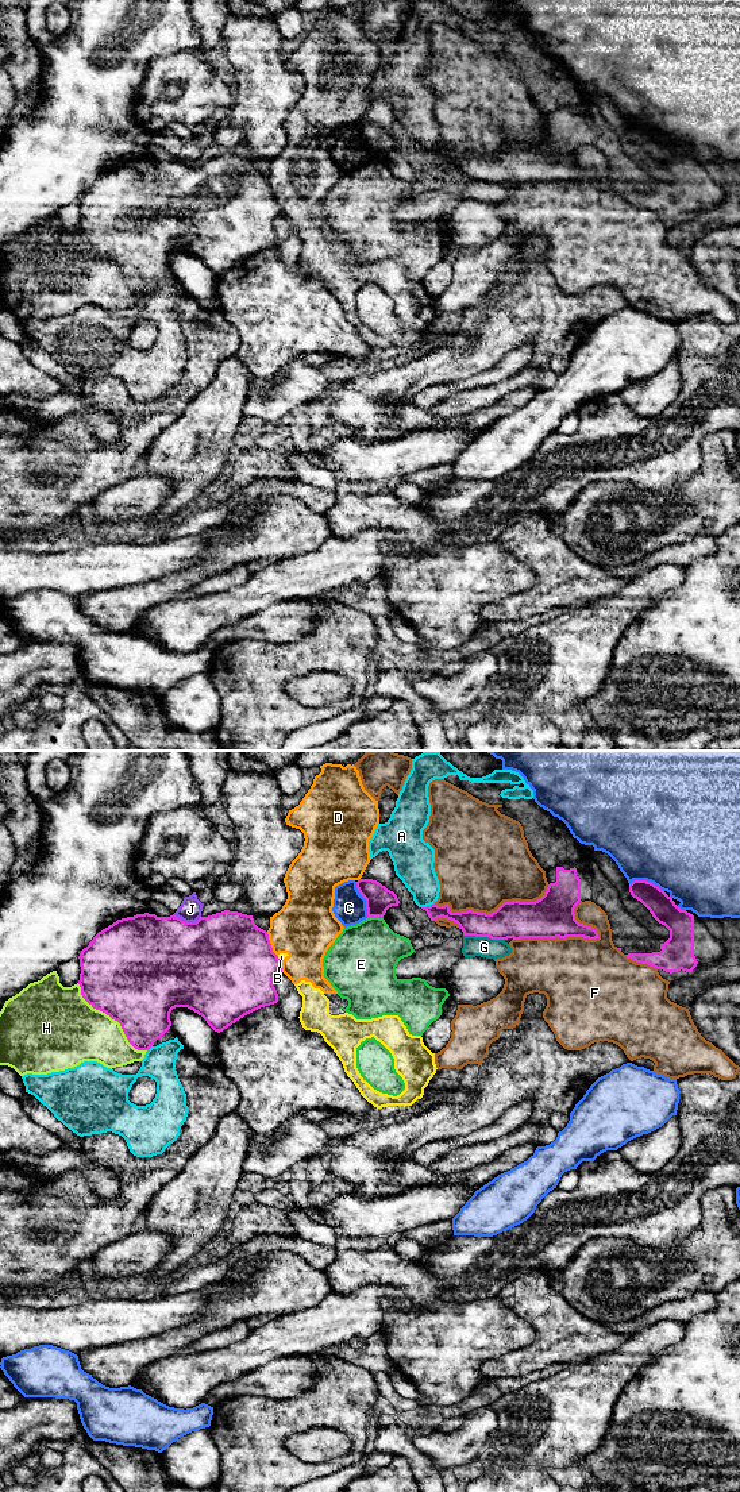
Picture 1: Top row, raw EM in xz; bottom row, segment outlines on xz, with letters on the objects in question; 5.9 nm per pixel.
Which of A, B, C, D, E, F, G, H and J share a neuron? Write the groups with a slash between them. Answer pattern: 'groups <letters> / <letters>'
groups A / B D / C / E / F / G / H / J

